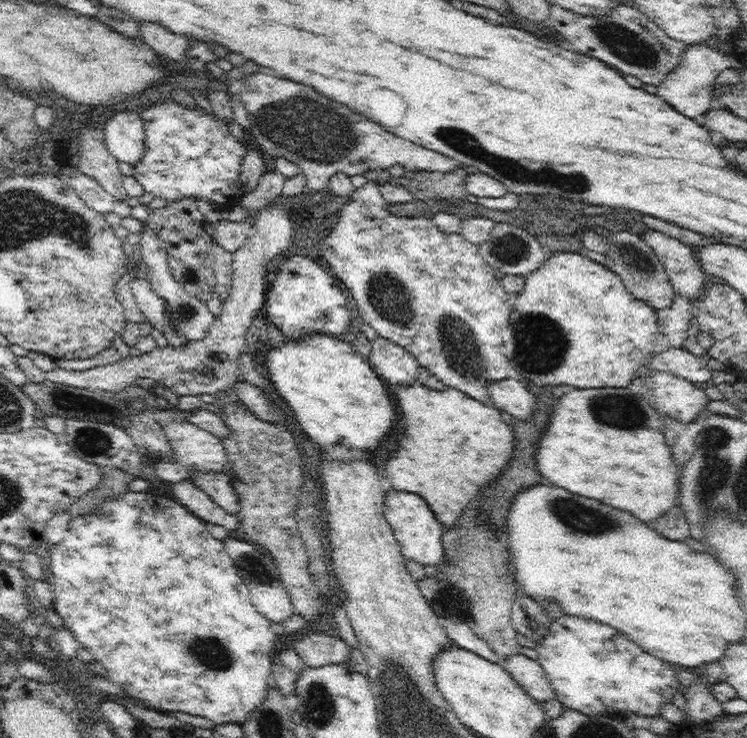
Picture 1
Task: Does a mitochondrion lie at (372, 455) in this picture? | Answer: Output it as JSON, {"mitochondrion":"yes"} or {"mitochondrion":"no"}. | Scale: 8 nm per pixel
{"mitochondrion":"no"}

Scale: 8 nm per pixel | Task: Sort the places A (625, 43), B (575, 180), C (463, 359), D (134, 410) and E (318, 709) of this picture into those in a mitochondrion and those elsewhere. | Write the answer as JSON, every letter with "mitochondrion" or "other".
{"A":"mitochondrion","B":"mitochondrion","C":"mitochondrion","D":"other","E":"mitochondrion"}

